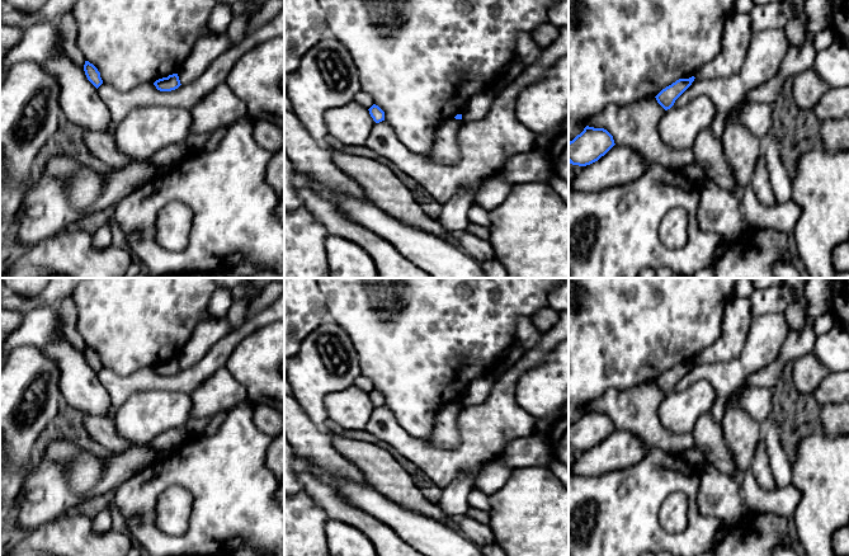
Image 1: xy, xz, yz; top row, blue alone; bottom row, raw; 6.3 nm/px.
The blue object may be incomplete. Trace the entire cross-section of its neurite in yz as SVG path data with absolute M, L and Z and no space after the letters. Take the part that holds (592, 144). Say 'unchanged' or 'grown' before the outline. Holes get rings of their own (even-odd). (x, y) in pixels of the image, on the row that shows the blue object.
unchanged; M586 126L569 142L569 162L586 166L598 161L614 146L613 136L604 128Z

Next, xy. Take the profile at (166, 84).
unchanged; M178 74L169 75L168 77L159 79L154 83L160 91L171 91L178 89L181 84Z

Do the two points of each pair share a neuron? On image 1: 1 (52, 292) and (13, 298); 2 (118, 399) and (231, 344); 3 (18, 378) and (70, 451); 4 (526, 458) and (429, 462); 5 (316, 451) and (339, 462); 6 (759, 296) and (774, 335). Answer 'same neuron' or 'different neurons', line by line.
1: same neuron
2: same neuron
3: different neurons
4: different neurons
5: same neuron
6: different neurons

